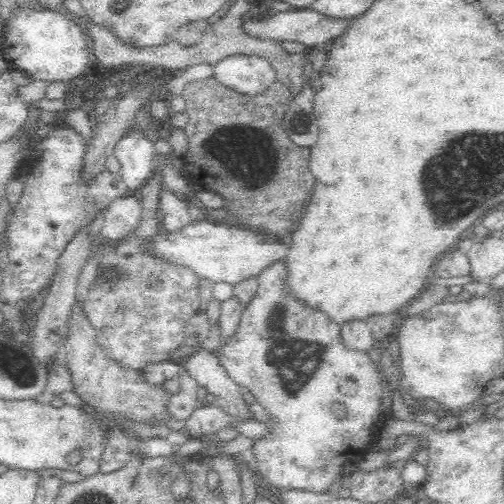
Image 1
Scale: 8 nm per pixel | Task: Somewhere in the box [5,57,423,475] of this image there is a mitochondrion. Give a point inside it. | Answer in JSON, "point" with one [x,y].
{"point":[297,373]}

